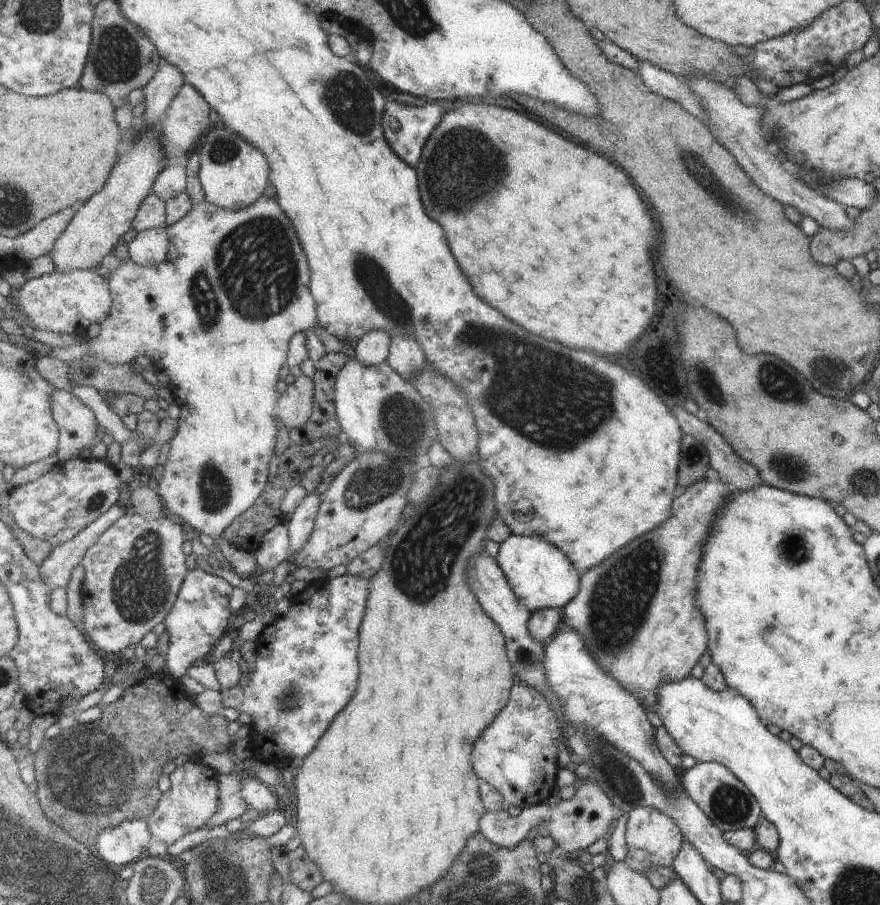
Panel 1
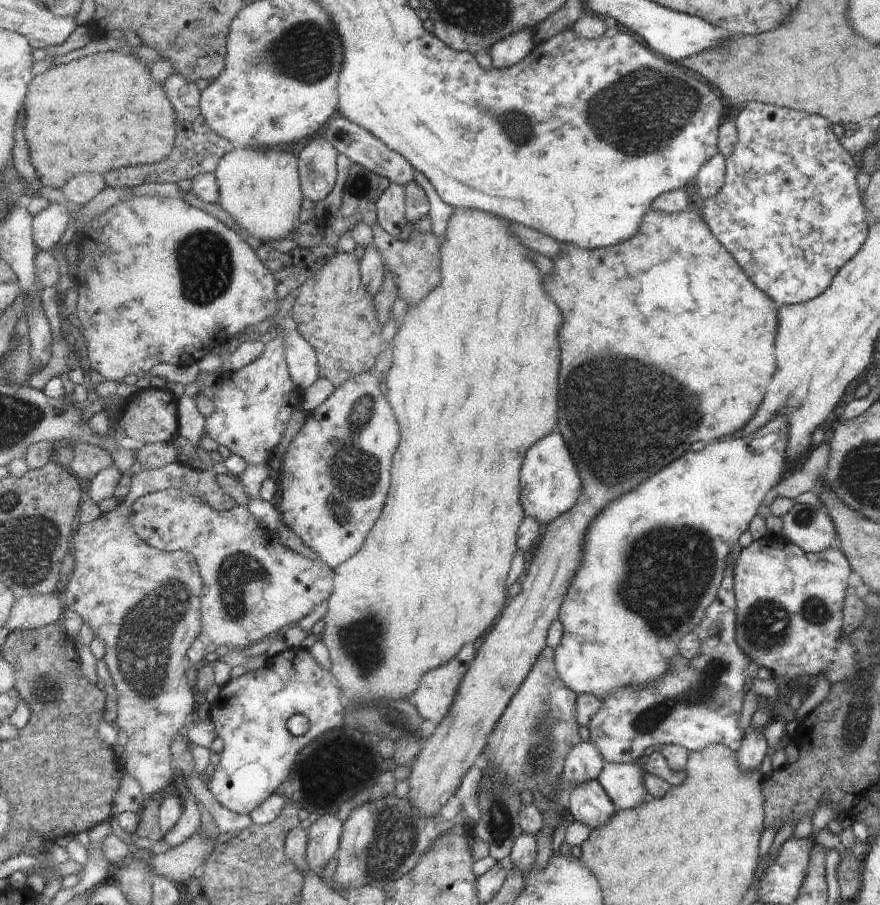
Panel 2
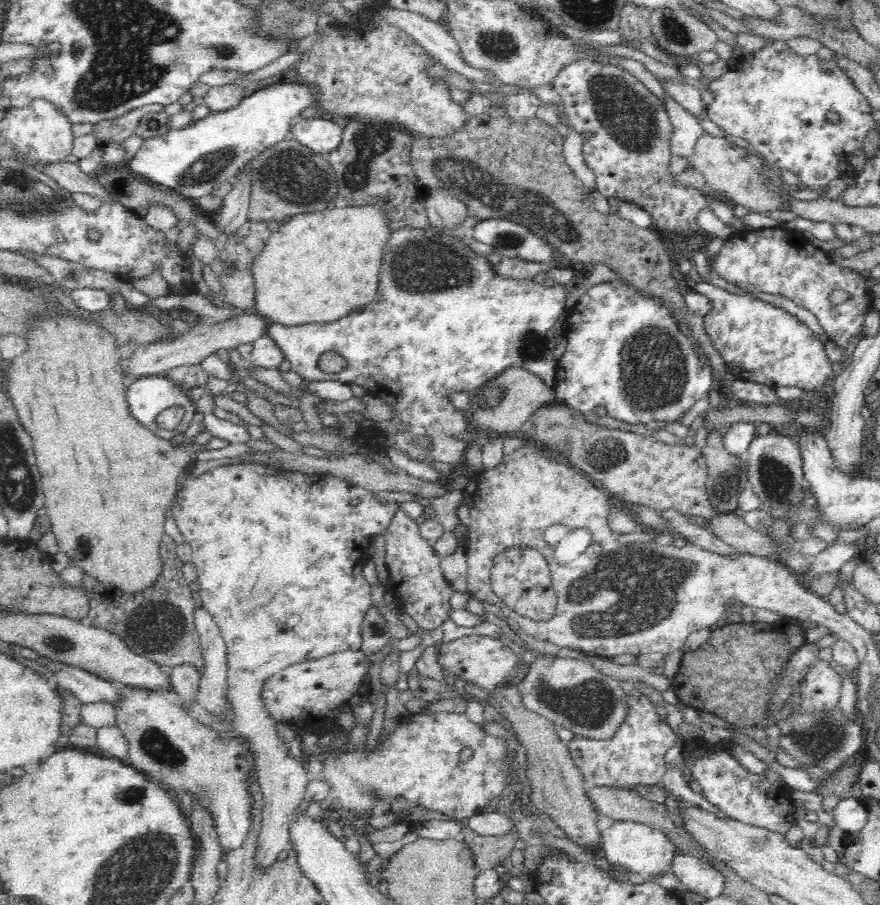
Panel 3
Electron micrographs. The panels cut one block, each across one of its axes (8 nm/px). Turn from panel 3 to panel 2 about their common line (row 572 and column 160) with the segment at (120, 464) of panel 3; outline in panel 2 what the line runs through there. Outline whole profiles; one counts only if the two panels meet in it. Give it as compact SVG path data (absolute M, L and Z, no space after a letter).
M101 51L35 75L30 79L24 110L32 165L42 184L52 189L62 190L67 182L87 173L101 175L125 166L158 163L171 154L177 134L174 106L162 83L153 80L143 60L121 51Z

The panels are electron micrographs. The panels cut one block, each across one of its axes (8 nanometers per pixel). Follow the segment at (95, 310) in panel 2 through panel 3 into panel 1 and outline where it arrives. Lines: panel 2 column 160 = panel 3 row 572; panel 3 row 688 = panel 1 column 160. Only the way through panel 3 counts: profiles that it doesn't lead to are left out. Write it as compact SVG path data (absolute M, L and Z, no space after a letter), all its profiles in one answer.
M157 227L137 234L129 242L130 257L134 263L144 267L153 267L167 260L171 246L169 230Z

